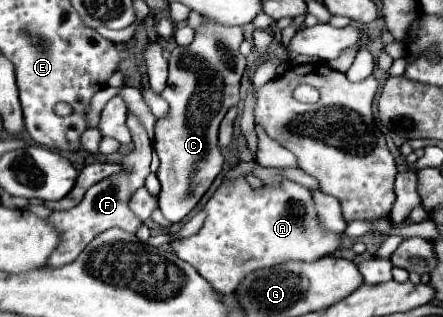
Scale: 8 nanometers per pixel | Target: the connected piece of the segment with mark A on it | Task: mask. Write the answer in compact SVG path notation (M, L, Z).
M240 177L234 184L222 184L204 210L208 216L200 232L174 242L172 248L178 258L192 264L220 294L236 290L242 278L256 268L274 266L286 260L312 262L336 252L340 246L338 234L324 232L318 226L310 190L292 180L253 188L245 177Z

